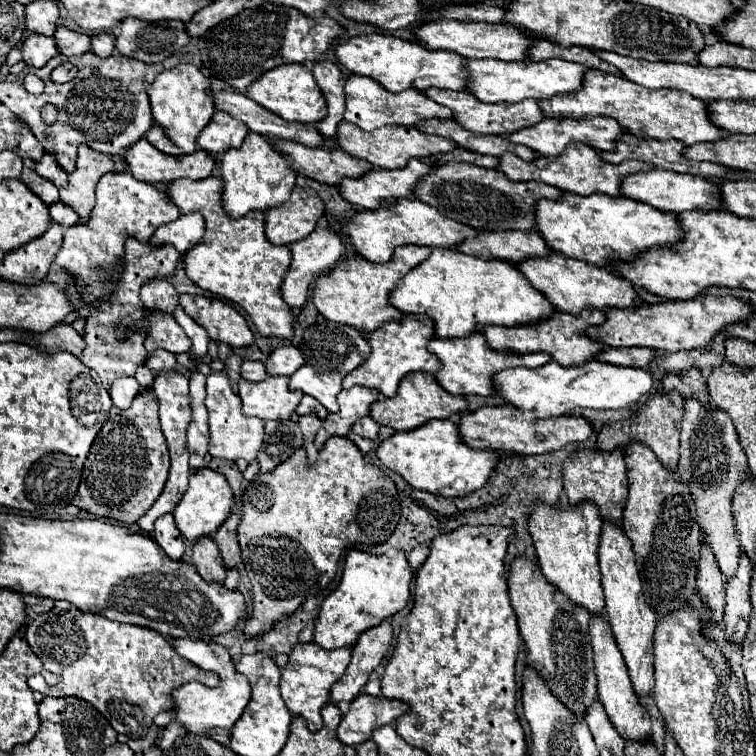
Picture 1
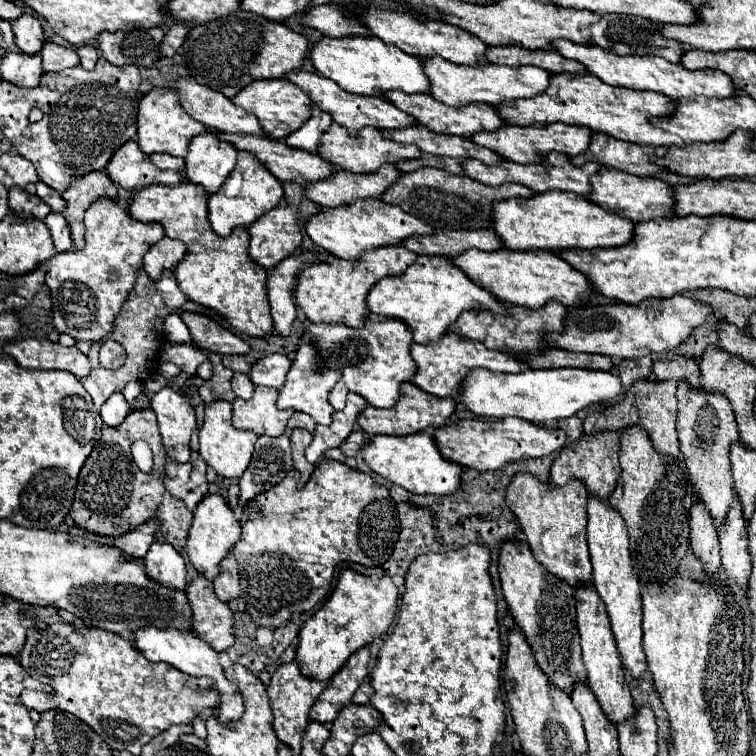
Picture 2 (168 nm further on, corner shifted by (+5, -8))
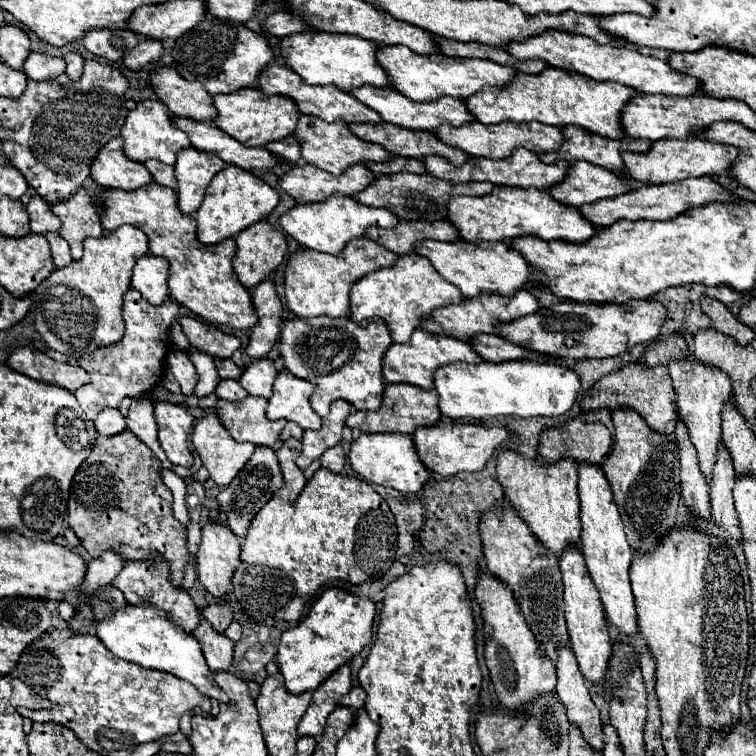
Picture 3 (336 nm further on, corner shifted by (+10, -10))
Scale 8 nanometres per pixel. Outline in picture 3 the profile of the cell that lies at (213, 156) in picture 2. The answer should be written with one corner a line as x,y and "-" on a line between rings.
186,147
178,153
174,177
178,181
178,209
184,215
194,215
204,201
204,193
212,177
224,169
224,161
212,153

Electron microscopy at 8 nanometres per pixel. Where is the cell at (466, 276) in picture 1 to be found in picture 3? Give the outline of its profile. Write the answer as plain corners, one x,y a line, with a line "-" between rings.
408,253
404,257
398,257
398,263
394,263
392,267
376,269
354,283
354,287
350,289
350,319
360,323
362,319
376,315
388,325
394,343
408,343
412,331
420,327
420,321
426,315
430,315
438,307
454,305
460,301
462,293
456,291
452,283
442,279
434,271
434,267
430,267
428,259
416,253

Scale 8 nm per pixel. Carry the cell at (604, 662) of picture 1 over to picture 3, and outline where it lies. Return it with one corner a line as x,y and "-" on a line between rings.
570,545
560,555
560,571
562,571
562,583
564,583
564,603
566,603
564,615
566,615
568,635
570,635
570,647
576,653
582,675
590,683
596,683
602,687
608,659
612,653
612,643
610,643
610,635
608,635
608,627
606,627
602,601
600,601
598,591
596,591
596,587
588,575
582,551
578,547

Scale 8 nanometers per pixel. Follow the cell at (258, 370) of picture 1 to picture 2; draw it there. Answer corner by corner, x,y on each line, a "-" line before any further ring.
235,373
233,379
231,379
231,385
233,385
233,391
235,391
237,397
241,397
241,399
253,397
255,385
253,385
253,381
251,381
249,375
245,375
245,373

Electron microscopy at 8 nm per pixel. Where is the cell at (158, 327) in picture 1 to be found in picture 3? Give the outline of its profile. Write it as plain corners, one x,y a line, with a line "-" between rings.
176,349
176,351
172,351
168,355
168,369
174,373
176,381
180,383
182,393
192,395
192,391
194,391
194,387
198,383
198,373
196,373
192,361
186,357
184,351

